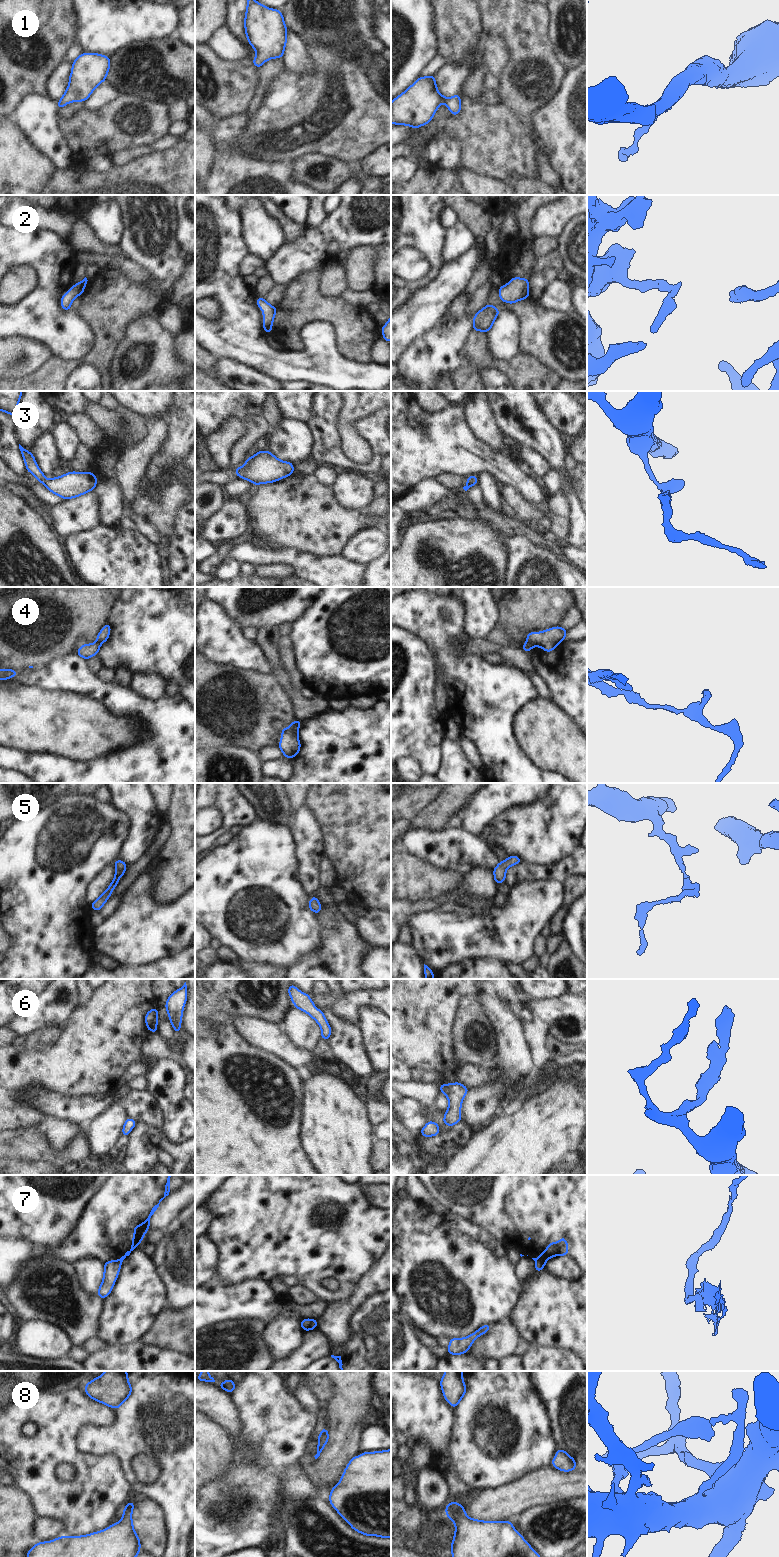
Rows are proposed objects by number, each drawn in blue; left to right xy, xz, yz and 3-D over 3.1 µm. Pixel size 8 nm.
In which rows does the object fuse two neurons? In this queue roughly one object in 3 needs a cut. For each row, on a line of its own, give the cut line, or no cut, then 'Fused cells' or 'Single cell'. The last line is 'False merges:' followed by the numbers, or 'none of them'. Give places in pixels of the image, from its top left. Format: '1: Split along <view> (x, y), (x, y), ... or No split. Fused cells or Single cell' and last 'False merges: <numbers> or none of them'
1: No split. Single cell
2: No split. Single cell
3: No split. Single cell
4: Split along yz (526, 641), (533, 645). Fused cells
5: No split. Single cell
6: No split. Single cell
7: Split along yz (536, 1261), (544, 1263). Fused cells
8: No split. Single cell
False merges: 4, 7

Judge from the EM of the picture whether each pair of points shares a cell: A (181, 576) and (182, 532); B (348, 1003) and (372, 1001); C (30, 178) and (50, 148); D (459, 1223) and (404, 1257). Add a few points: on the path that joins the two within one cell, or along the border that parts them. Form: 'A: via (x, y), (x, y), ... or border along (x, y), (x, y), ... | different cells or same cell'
A: via (183, 565), (183, 543) | same cell
B: via (354, 1001), (366, 1001) | same cell
C: border along (28, 139), (51, 160), (56, 169) | different cells
D: border along (443, 1216), (460, 1231), (475, 1239) | different cells

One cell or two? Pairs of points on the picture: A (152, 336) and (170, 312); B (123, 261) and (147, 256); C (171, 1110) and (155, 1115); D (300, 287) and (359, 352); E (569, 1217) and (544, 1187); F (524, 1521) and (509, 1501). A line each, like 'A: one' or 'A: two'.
A: two
B: two
C: two
D: one
E: one
F: two

